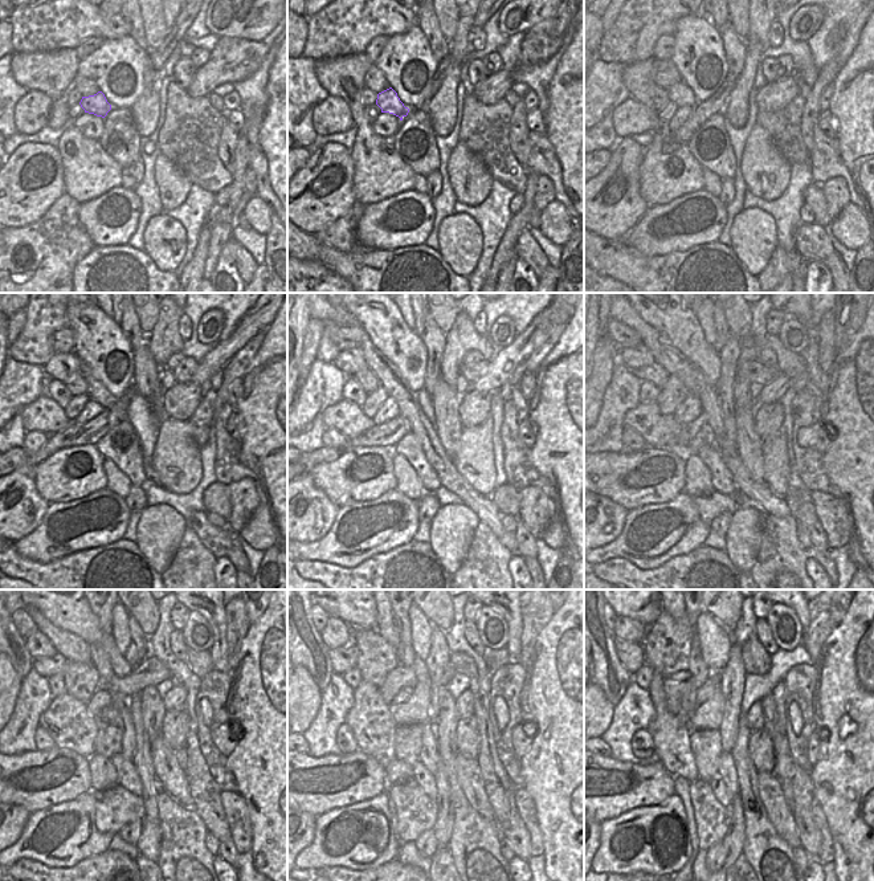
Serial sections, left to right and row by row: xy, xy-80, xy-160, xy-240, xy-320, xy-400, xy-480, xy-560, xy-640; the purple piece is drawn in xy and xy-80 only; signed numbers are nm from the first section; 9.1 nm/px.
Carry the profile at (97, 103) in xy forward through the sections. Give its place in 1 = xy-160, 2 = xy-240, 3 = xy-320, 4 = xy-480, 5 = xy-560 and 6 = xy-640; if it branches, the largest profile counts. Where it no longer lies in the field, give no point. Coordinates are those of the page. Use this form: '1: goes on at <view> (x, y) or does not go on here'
1: goes on at xy-160 (679, 93)
2: goes on at xy-240 (77, 384)
3: goes on at xy-320 (366, 378)
4: goes on at xy-480 (48, 667)
5: goes on at xy-560 (343, 659)
6: goes on at xy-640 (631, 655)

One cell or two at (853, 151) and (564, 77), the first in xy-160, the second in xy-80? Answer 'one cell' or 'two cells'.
one cell

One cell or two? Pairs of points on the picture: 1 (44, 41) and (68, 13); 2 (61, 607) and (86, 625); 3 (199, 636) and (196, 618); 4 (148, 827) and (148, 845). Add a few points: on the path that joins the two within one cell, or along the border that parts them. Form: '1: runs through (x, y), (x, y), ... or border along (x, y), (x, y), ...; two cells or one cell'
1: runs through (47, 35), (61, 20); one cell
2: runs through (68, 610), (80, 620); one cell
3: runs through (196, 632), (196, 621); one cell
4: runs through (148, 831), (148, 841); one cell

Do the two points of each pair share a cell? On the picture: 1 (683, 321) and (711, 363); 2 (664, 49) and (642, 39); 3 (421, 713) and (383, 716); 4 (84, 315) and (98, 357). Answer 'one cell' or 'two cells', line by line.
1: one cell
2: two cells
3: two cells
4: one cell

